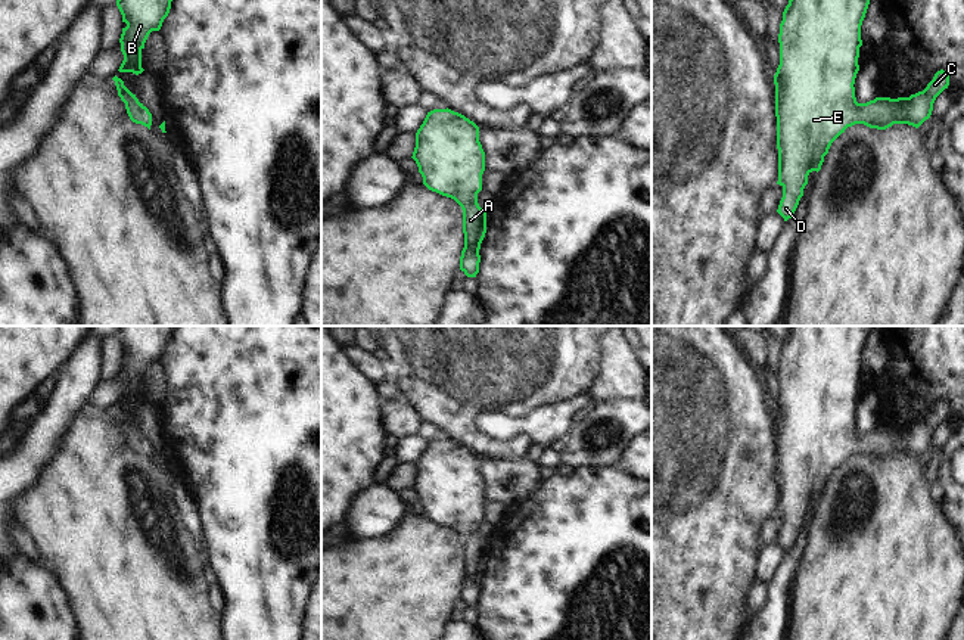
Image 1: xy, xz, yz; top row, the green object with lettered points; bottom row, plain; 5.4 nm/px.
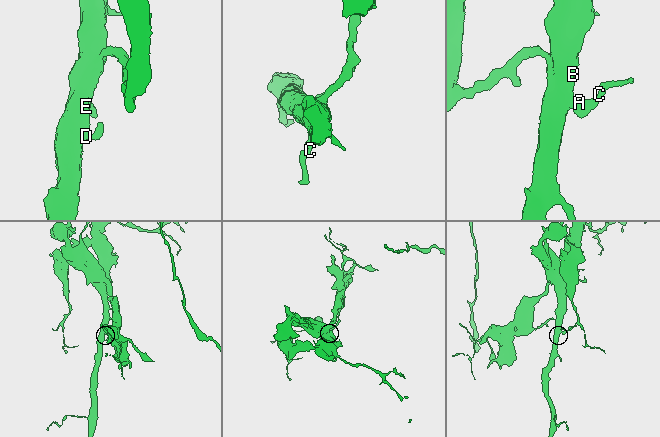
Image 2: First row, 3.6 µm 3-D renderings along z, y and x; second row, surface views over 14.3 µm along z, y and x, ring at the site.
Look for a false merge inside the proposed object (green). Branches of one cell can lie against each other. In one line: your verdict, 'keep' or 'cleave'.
keep

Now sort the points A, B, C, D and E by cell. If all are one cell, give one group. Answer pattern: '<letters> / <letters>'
A B C D E

